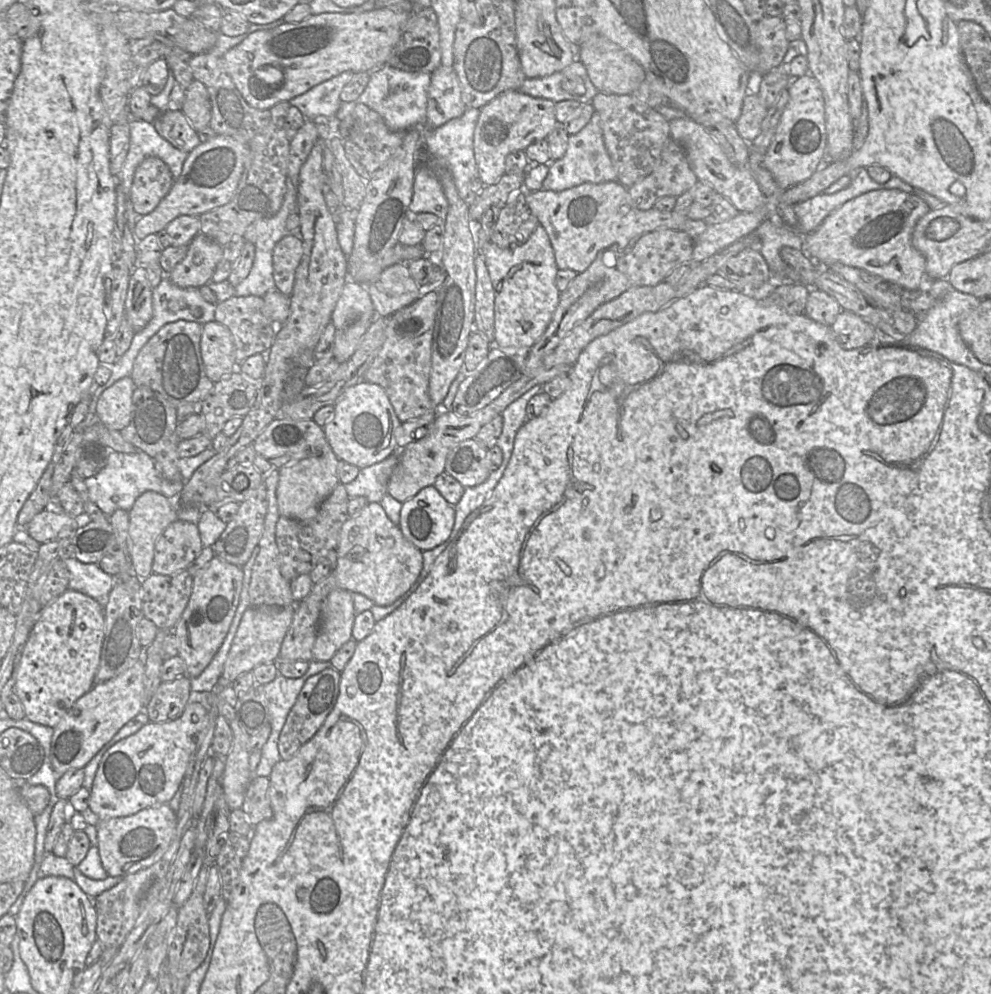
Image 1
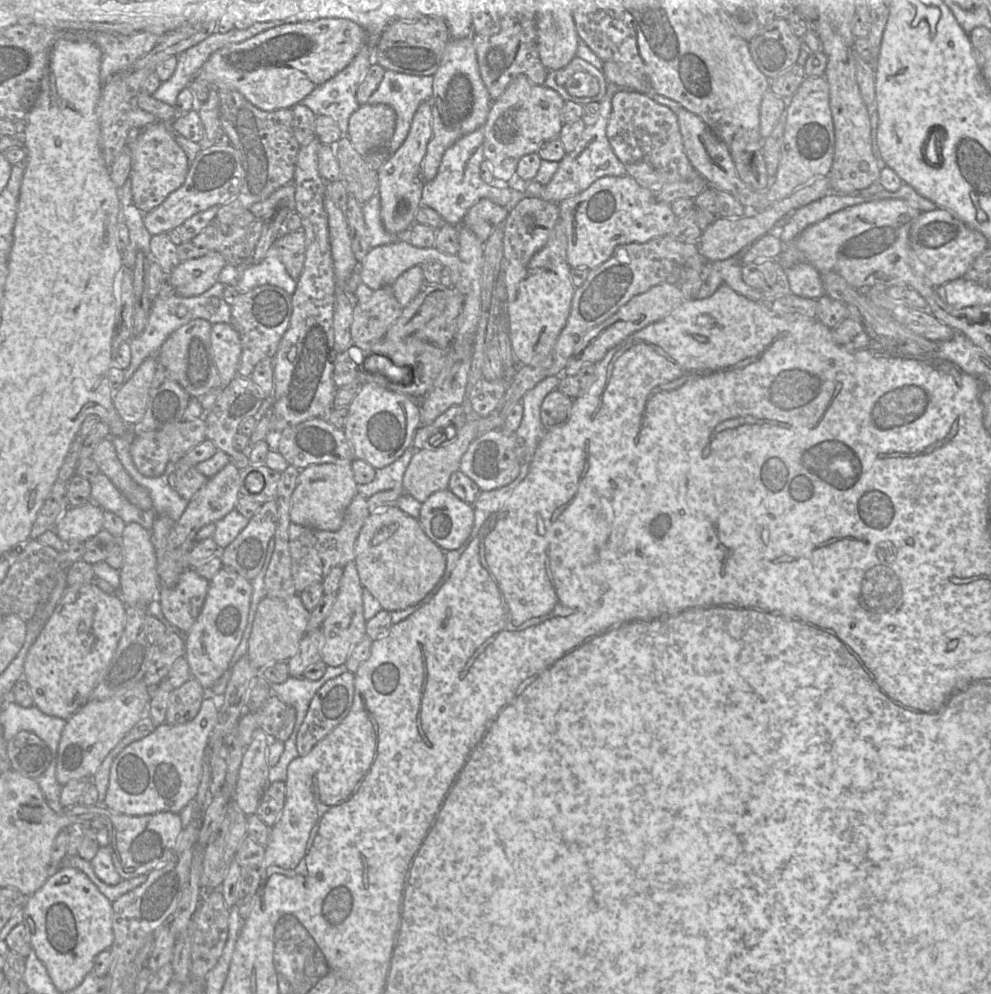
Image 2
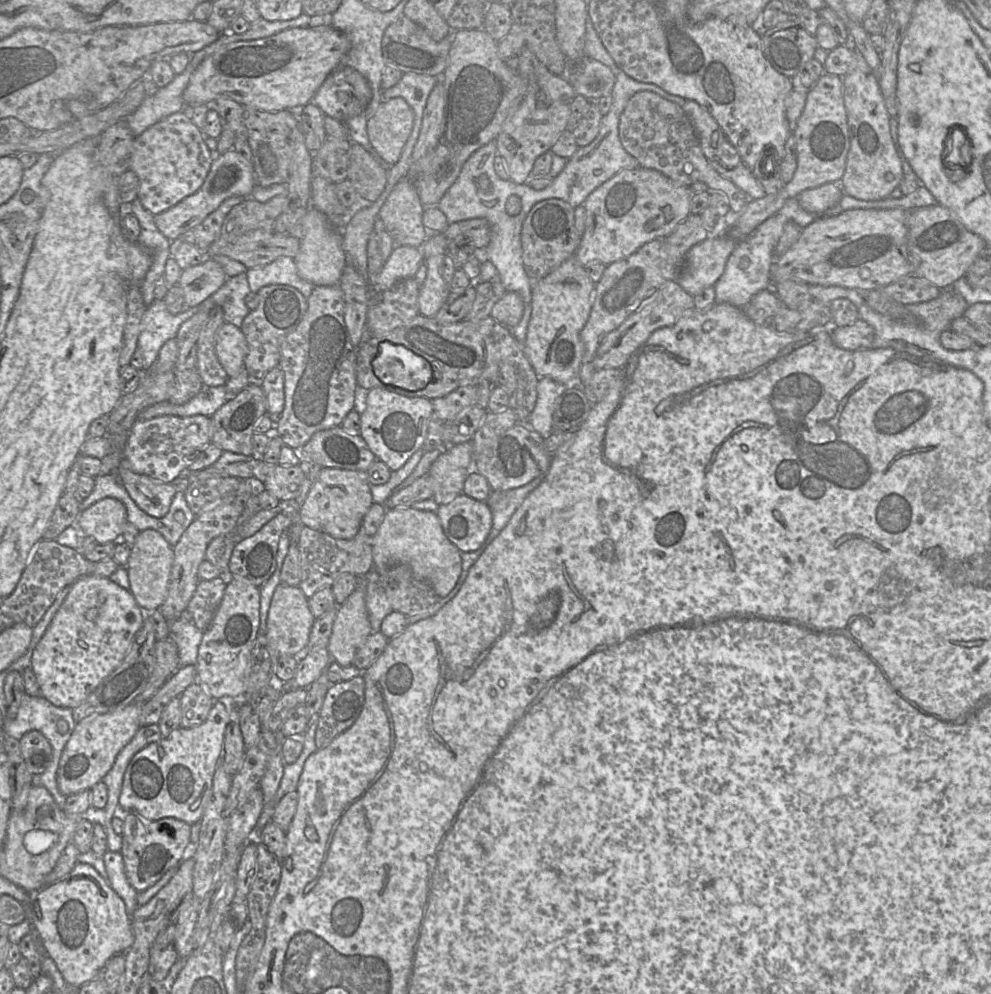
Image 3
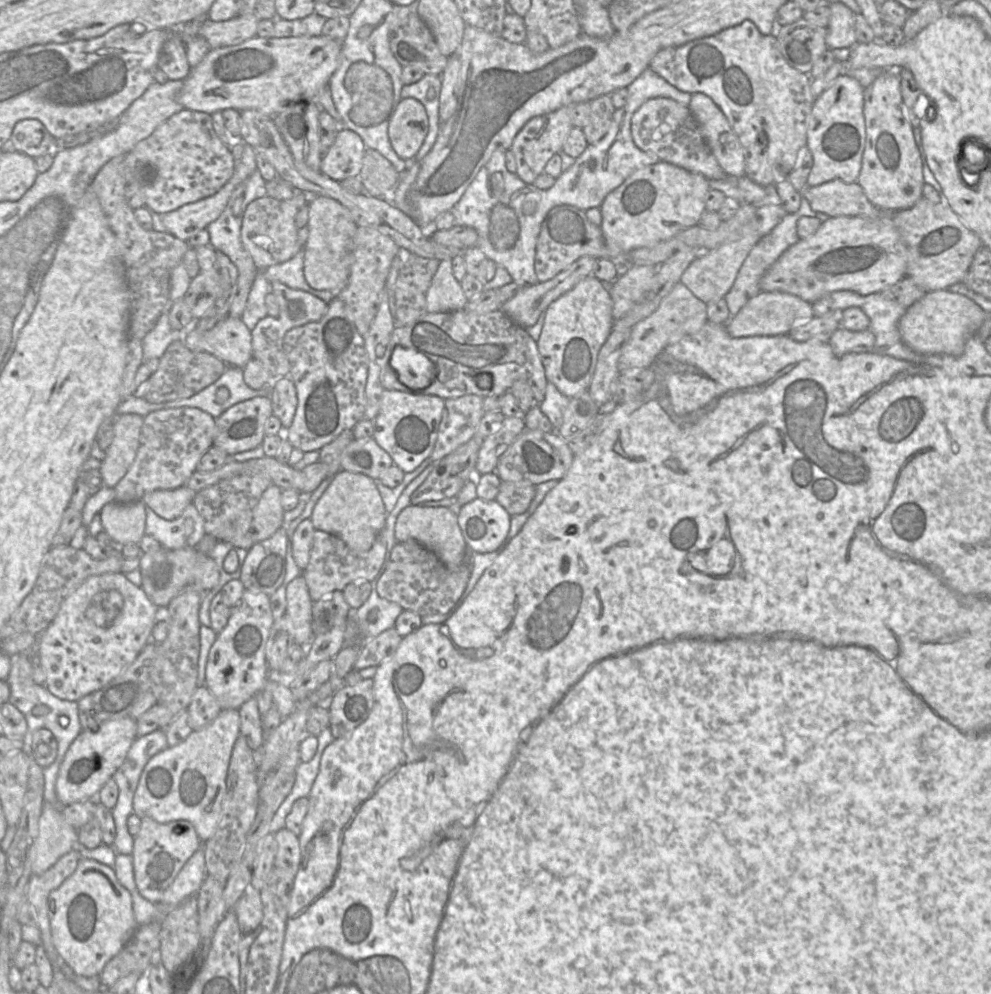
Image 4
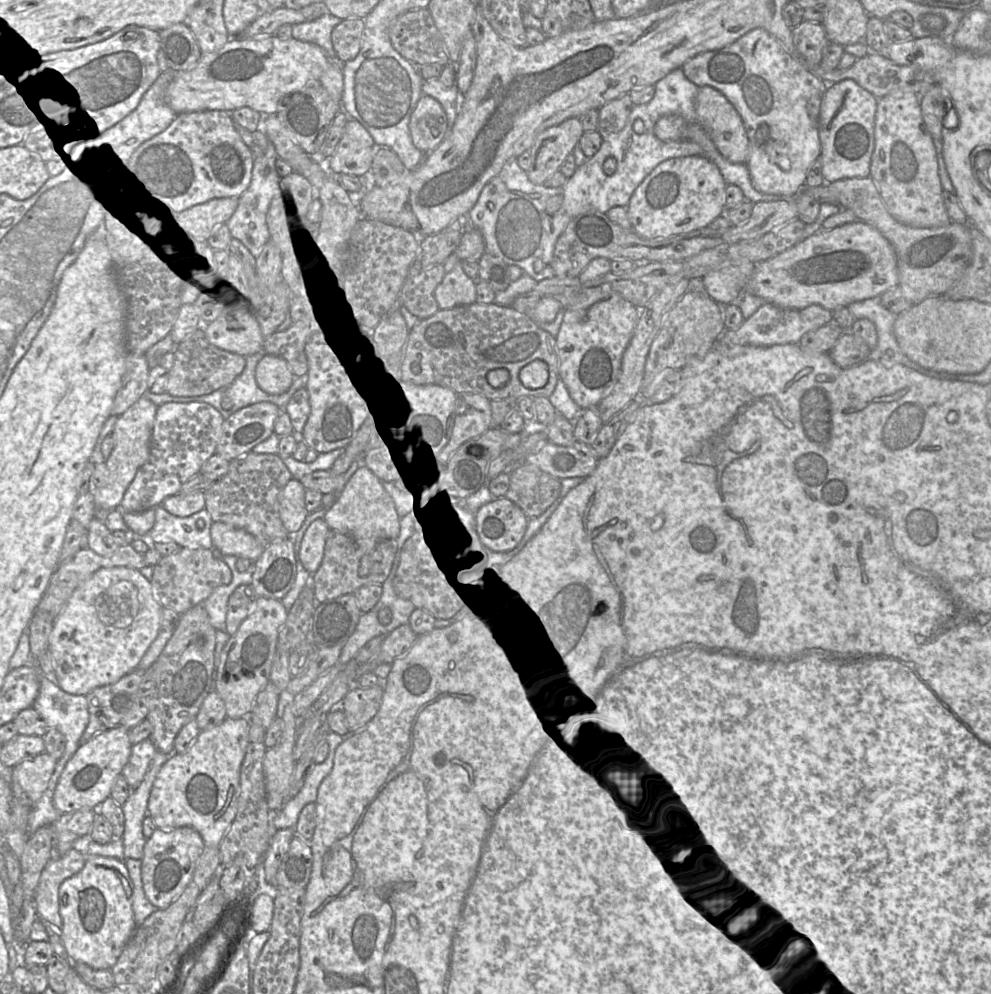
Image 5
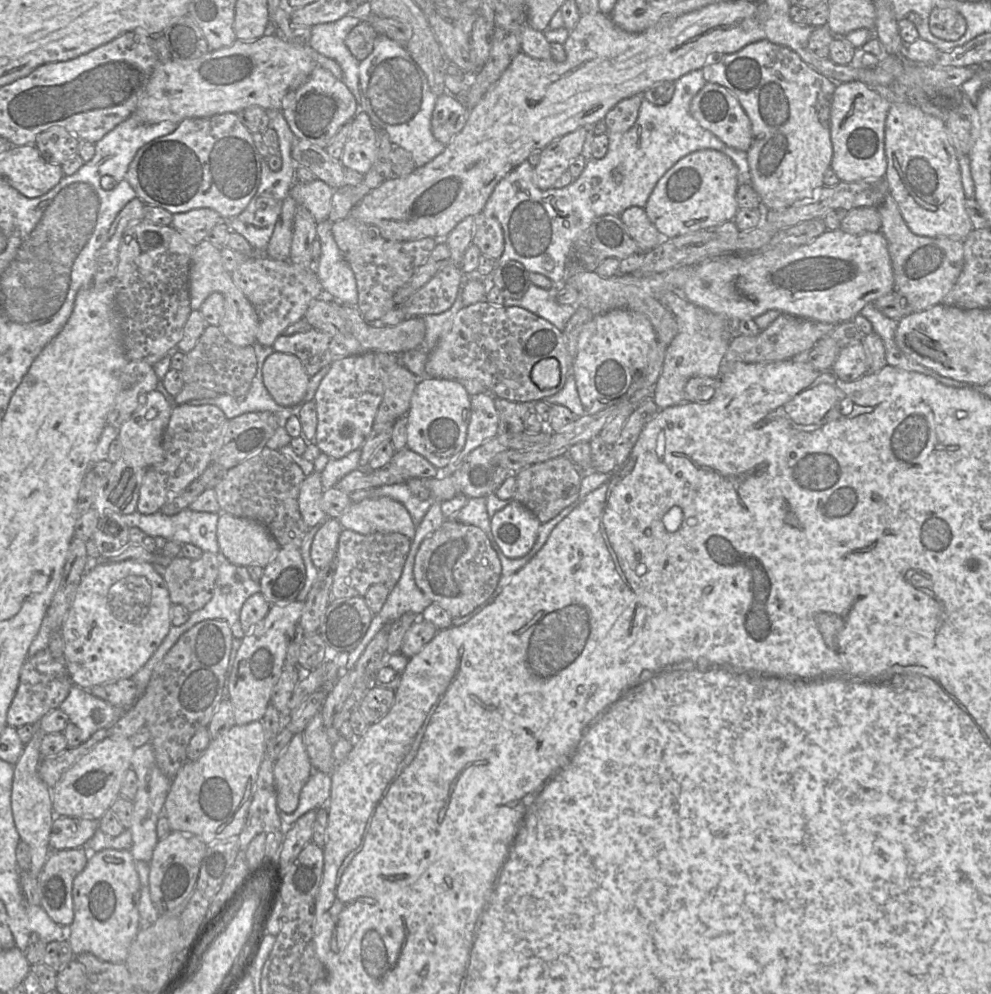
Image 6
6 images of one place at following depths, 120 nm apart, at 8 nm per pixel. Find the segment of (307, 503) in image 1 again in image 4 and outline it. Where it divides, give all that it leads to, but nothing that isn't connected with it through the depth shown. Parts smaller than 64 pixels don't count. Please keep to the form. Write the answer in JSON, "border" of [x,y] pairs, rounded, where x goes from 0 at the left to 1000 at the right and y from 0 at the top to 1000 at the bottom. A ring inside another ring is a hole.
{"border":[[[342,474],[335,479],[312,522],[319,533],[340,539],[354,552],[370,554],[387,532],[392,516],[377,482],[364,476]]]}

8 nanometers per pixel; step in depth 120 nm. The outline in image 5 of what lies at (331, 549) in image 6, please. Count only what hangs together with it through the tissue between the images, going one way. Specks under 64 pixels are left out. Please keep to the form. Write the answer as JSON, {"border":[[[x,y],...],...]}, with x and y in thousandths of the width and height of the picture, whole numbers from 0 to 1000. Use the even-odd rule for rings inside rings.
{"border":[[[324,521],[316,524],[306,539],[303,549],[303,563],[307,571],[314,577],[324,568],[332,534],[332,529]]]}

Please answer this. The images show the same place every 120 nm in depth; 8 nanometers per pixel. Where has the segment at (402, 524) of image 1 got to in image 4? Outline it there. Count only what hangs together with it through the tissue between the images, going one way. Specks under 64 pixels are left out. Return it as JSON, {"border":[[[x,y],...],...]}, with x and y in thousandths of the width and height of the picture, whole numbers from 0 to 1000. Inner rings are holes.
{"border":[[[483,500],[461,514],[462,527],[474,555],[508,553],[513,547],[516,520],[499,502]]]}

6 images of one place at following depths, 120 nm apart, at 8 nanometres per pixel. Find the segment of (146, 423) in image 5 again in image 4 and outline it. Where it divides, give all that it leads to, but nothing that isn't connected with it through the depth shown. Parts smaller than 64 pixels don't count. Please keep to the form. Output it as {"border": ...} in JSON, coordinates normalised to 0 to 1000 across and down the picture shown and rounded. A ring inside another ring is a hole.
{"border":[[[136,415],[117,420],[115,440],[100,471],[106,489],[116,491],[133,468],[140,450],[144,423],[145,419]]]}

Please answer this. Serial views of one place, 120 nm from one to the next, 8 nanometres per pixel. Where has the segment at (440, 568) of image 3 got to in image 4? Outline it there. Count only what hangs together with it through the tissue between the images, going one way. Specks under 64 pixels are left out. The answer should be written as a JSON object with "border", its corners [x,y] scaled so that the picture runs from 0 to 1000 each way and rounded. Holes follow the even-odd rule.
{"border":[[[414,508],[401,519],[398,537],[402,545],[420,543],[431,553],[437,555],[452,571],[461,571],[471,565],[471,548],[462,527],[461,514],[465,509],[427,510]]]}

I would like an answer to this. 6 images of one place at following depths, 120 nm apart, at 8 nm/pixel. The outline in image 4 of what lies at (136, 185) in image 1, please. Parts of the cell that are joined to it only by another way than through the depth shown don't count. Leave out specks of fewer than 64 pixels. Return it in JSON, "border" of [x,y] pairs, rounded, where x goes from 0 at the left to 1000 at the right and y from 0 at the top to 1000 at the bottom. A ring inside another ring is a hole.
{"border":[[[184,110],[126,155],[125,167],[127,186],[139,186],[146,198],[146,207],[162,216],[220,193],[236,174],[236,157],[232,148],[217,133],[213,115]]]}

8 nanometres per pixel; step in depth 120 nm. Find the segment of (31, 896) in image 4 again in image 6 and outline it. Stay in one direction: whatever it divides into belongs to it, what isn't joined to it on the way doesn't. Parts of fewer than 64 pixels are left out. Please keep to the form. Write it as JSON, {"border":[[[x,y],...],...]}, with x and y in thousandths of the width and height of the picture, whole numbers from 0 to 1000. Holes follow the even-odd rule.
{"border":[[[83,853],[51,855],[38,880],[40,910],[62,932],[74,928],[74,886],[88,867]]]}

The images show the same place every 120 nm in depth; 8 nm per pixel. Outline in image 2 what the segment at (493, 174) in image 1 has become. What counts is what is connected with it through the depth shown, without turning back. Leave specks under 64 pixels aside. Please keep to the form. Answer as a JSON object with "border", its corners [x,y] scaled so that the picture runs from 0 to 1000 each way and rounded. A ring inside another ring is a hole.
{"border":[[[529,75],[522,76],[508,95],[496,103],[490,123],[486,127],[486,132],[488,136],[488,162],[494,166],[499,180],[514,184],[521,177],[523,163],[528,157],[543,153],[549,145],[564,137],[568,127],[566,112],[569,104],[570,101],[560,91],[549,86],[539,85]]]}

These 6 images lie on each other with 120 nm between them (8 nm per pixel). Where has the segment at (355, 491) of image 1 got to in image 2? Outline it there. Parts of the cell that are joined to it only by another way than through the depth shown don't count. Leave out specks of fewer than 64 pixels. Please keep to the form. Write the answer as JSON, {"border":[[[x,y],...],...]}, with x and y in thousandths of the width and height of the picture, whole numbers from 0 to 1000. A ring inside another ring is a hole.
{"border":[[[413,450],[401,463],[392,469],[379,472],[378,481],[371,487],[360,489],[361,497],[371,502],[375,498],[392,493],[407,493],[407,479],[417,457],[423,452]]]}

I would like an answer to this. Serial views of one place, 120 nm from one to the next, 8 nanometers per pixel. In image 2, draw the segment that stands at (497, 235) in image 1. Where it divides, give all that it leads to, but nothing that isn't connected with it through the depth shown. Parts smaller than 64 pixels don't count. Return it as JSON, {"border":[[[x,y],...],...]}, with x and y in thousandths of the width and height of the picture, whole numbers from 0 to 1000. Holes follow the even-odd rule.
{"border":[[[532,198],[526,201],[515,213],[507,226],[508,259],[516,267],[531,267],[552,244],[556,232],[564,222],[563,204],[545,199]]]}

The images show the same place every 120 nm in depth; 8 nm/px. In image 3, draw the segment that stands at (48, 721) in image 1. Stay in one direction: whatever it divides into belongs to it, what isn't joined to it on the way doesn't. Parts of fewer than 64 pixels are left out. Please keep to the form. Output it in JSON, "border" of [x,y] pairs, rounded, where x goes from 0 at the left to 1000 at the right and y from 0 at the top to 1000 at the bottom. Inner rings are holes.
{"border":[[[88,578],[79,582],[32,658],[31,672],[41,700],[58,711],[74,714],[82,709],[123,667],[147,622],[131,594],[110,580]]]}

